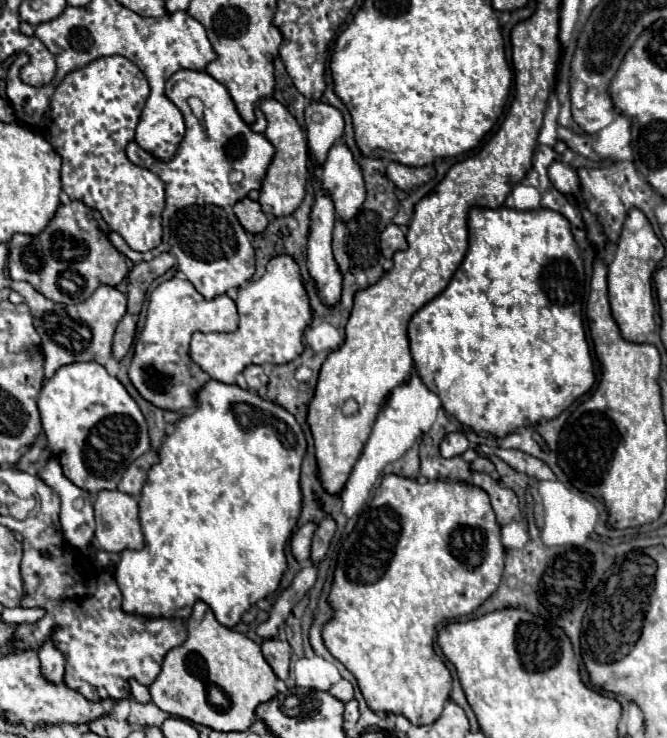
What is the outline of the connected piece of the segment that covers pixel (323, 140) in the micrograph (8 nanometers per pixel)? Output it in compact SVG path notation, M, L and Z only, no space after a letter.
M311 101L305 107L305 121L309 151L321 165L331 145L343 135L343 115L333 105L327 105L323 101Z

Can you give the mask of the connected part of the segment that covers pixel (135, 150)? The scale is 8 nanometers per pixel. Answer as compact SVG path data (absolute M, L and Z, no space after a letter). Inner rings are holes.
M177 71L175 75L171 75L171 79L165 85L165 95L177 105L177 109L183 113L185 119L185 137L175 153L175 157L169 163L157 161L153 159L149 153L145 153L143 149L139 149L135 143L131 143L127 147L127 155L129 159L143 167L153 171L155 175L161 177L161 181L167 187L167 231L163 235L163 243L145 253L137 253L133 249L129 249L125 245L125 241L121 235L109 235L109 241L115 245L115 249L119 253L123 253L125 257L129 257L133 263L141 263L141 261L149 261L157 255L161 255L163 251L169 251L169 221L171 217L183 209L183 207L191 207L191 205L217 205L217 207L227 207L227 205L235 205L239 199L247 197L249 191L259 189L267 167L275 155L275 147L271 145L271 141L263 135L263 133L255 133L251 131L251 127L241 119L241 115L235 109L235 103L231 99L231 95L227 93L227 89L215 81L209 73L205 71ZM189 97L197 97L203 101L205 111L203 111L203 123L193 115L191 107L187 105ZM231 171L239 171L243 173L243 181L241 183L231 183Z

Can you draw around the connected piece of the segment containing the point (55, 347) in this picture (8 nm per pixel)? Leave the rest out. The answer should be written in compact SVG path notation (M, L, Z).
M9 281L9 287L25 297L25 303L29 305L29 309L33 313L35 329L41 337L41 345L45 351L45 365L43 365L45 379L43 379L43 383L49 381L49 377L63 365L81 363L81 361L95 361L99 365L105 365L111 359L113 335L115 335L117 323L123 319L123 315L127 311L127 297L121 291L117 291L115 287L99 287L87 301L81 303L81 317L79 317L79 321L75 321L67 313L65 305L59 305L59 303L45 299L29 283Z

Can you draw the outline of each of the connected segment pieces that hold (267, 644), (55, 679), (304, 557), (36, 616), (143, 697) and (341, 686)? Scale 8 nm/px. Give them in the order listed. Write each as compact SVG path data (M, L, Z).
M265 639L261 649L263 649L265 661L271 665L275 675L285 681L289 677L289 663L291 663L291 653L293 653L291 645L279 639Z
M47 637L47 639L39 645L39 661L41 661L43 675L45 675L51 683L59 683L59 681L63 681L65 655L53 645L51 637Z
M309 521L305 525L301 525L295 535L291 537L291 551L295 555L295 559L301 563L301 565L307 565L309 563L309 555L311 555L311 539L313 539L313 533L317 529L317 523L315 521Z
M15 607L15 609L3 609L1 619L5 623L37 623L39 619L45 617L45 609L43 607Z
M129 679L129 685L131 685L131 695L133 695L135 701L139 701L139 703L149 703L151 701L151 695L149 695L145 685L137 683L135 679Z
M341 679L339 683L335 683L335 685L329 689L329 693L331 693L333 697L337 697L339 701L347 703L347 701L351 701L351 699L353 699L353 685L351 685L349 681Z

